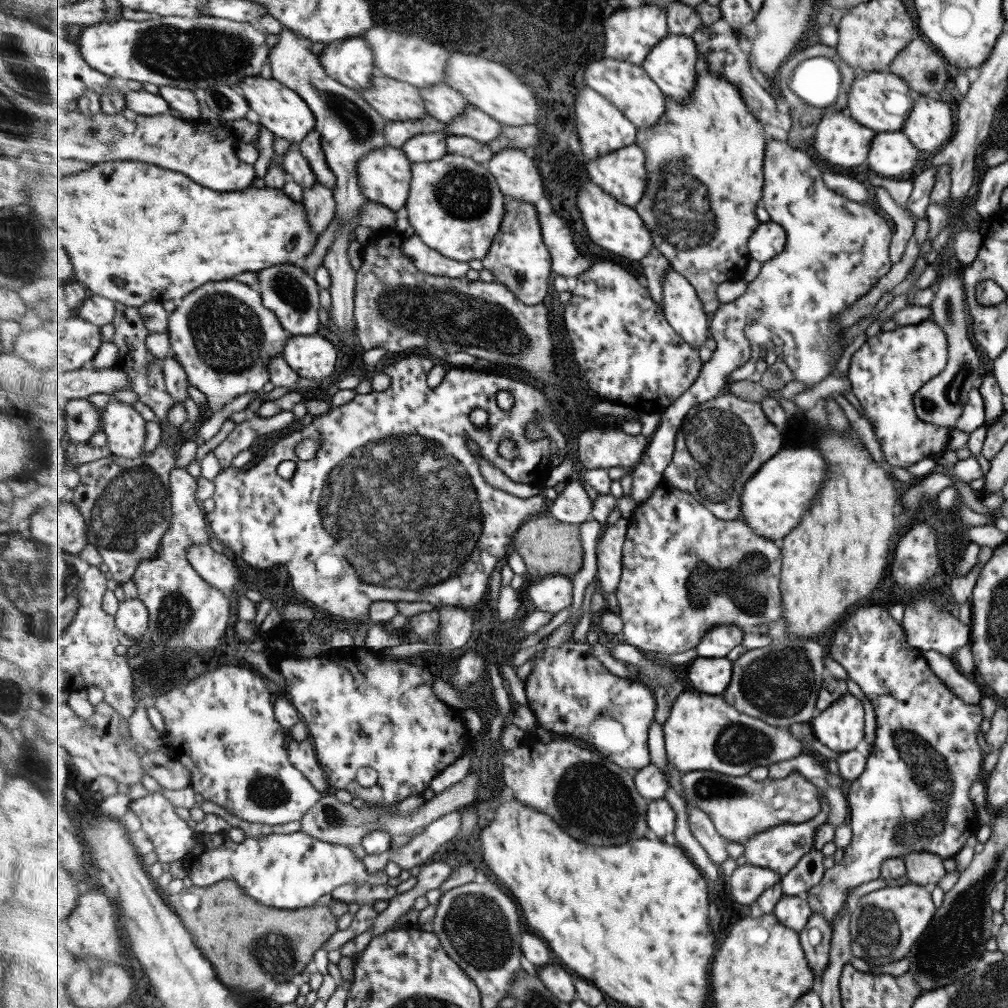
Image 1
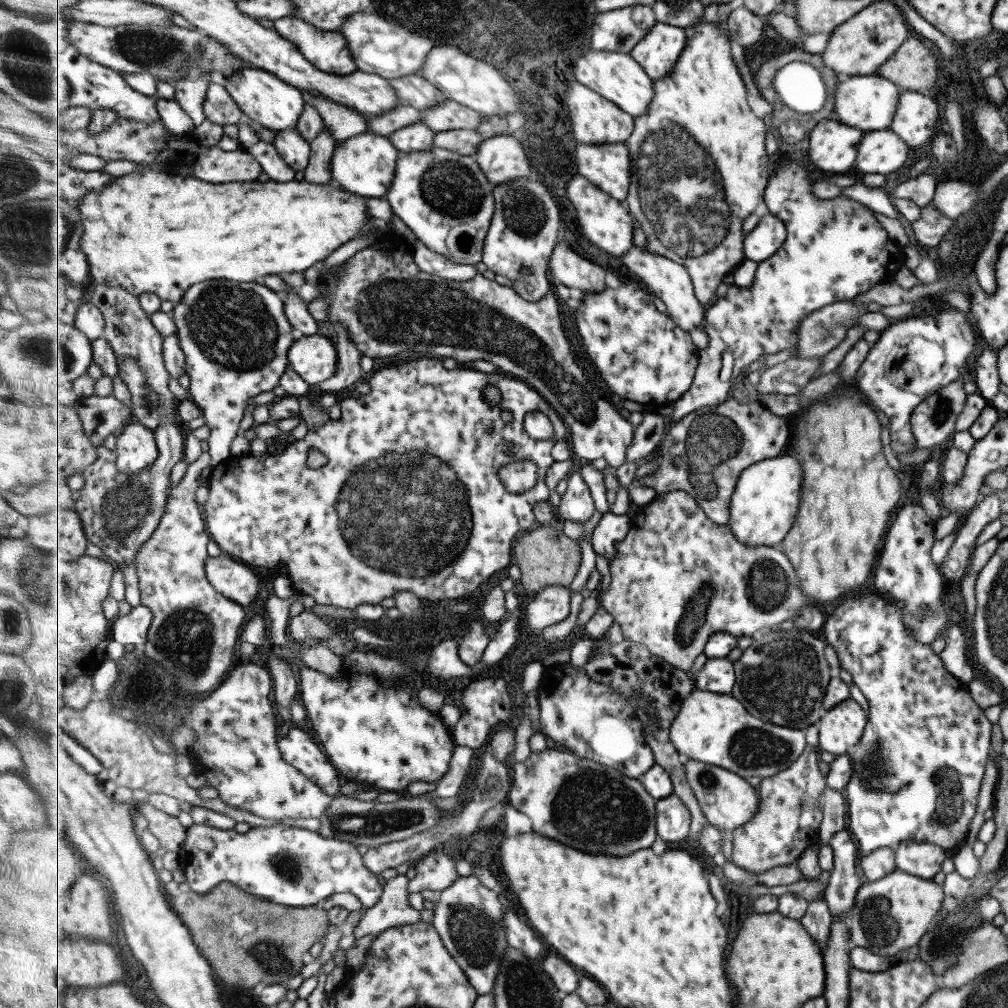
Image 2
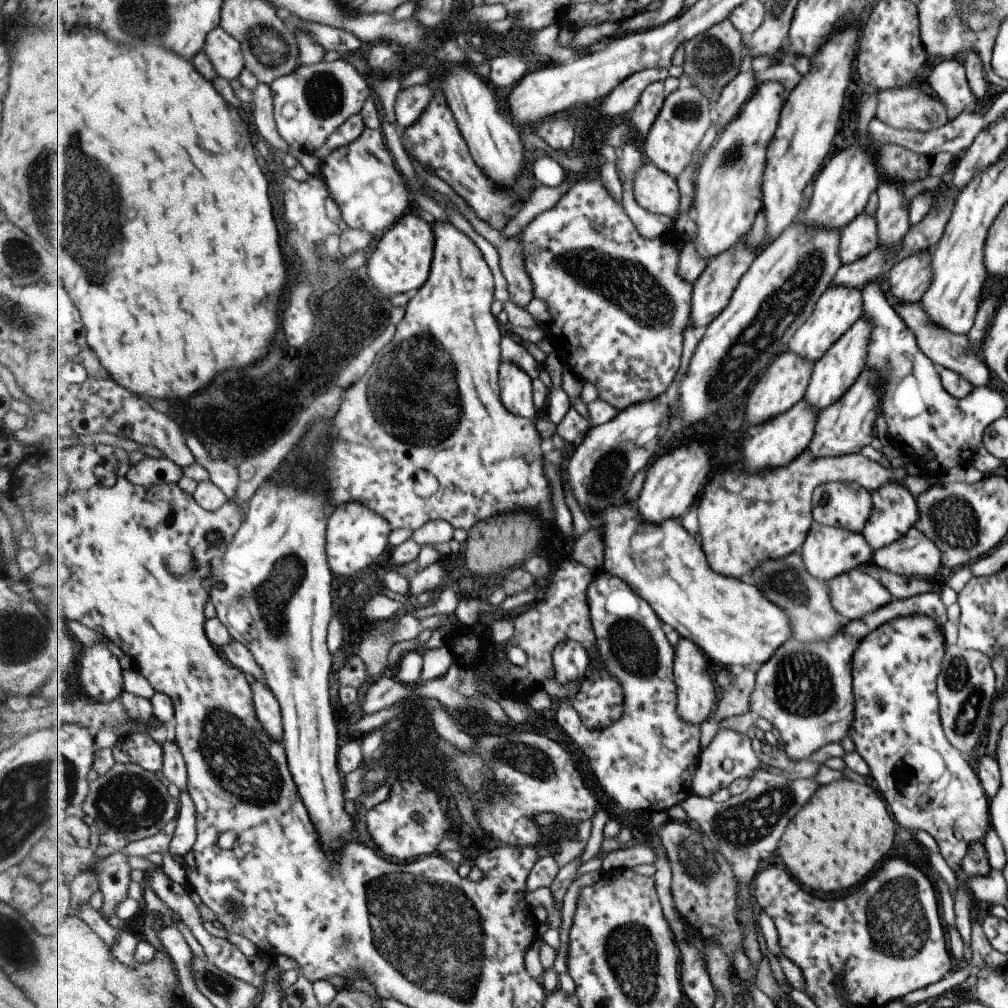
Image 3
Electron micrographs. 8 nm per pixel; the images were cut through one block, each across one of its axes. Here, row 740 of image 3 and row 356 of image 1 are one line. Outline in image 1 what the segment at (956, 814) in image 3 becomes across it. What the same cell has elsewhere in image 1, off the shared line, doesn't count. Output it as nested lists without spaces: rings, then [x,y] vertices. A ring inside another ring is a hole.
[[[930,319],[890,331],[879,330],[853,352],[846,373],[850,391],[871,420],[875,440],[888,464],[905,469],[918,460],[932,458],[931,452],[947,448],[950,430],[919,420],[912,405],[913,395],[944,370],[947,353],[945,333]]]

